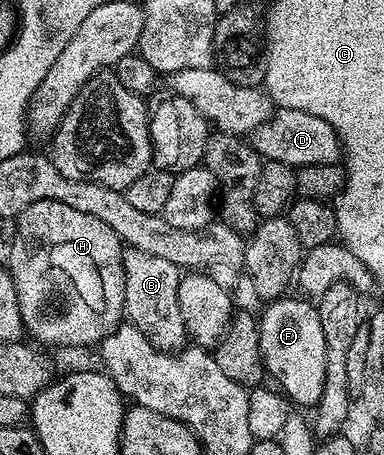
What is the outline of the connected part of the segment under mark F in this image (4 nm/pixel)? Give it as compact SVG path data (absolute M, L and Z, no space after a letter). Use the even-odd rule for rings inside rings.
M284 295L262 306L263 314L257 317L259 350L266 376L276 381L283 397L292 406L314 407L321 399L325 382L325 336L316 306L291 296Z

